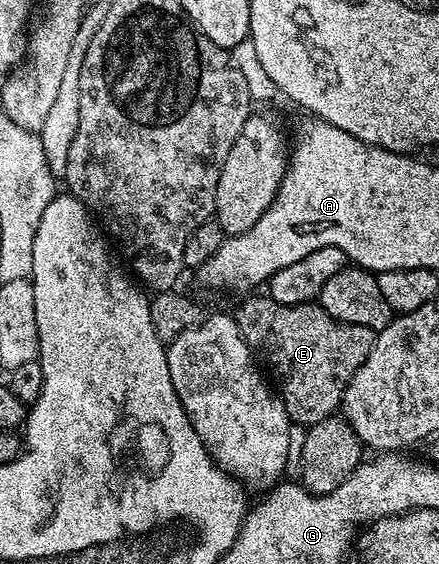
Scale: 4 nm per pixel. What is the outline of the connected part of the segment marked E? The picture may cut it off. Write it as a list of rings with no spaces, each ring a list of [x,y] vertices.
[[[269,296],[244,299],[236,321],[242,339],[250,345],[268,374],[270,369],[269,377],[291,423],[301,428],[335,417],[352,376],[360,364],[368,360],[376,337],[375,331],[360,328],[360,324],[344,324],[328,316],[328,312],[314,302],[285,306]]]

